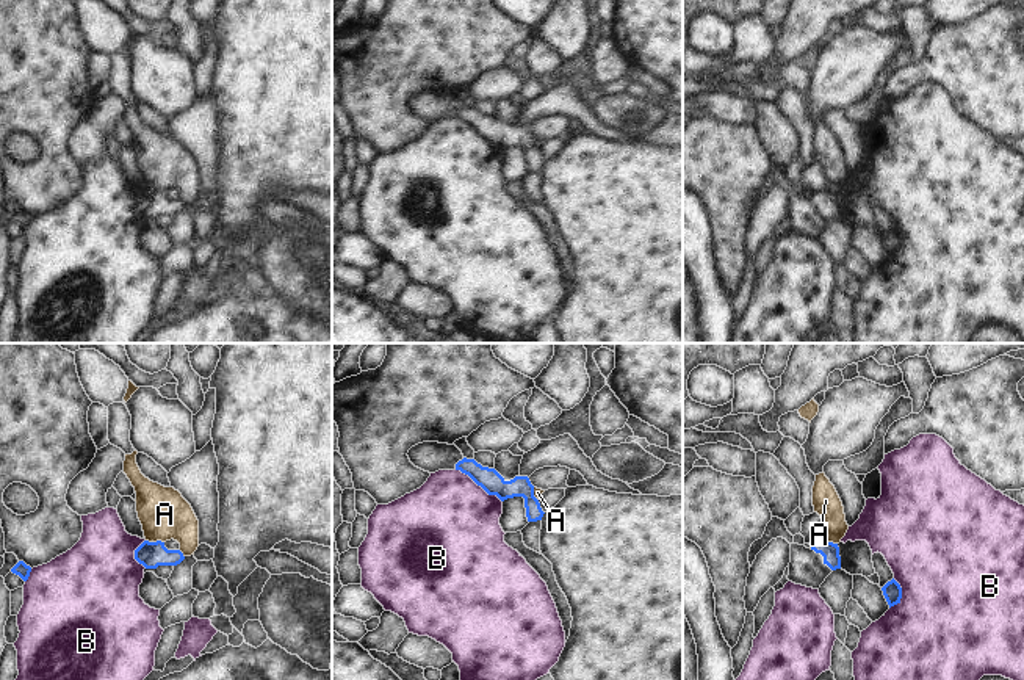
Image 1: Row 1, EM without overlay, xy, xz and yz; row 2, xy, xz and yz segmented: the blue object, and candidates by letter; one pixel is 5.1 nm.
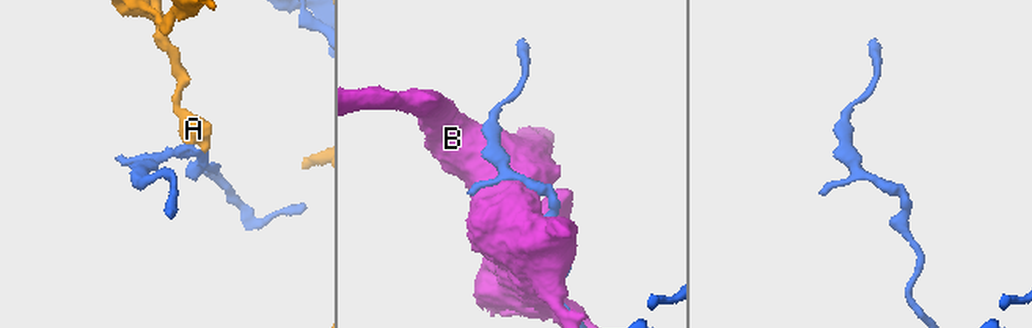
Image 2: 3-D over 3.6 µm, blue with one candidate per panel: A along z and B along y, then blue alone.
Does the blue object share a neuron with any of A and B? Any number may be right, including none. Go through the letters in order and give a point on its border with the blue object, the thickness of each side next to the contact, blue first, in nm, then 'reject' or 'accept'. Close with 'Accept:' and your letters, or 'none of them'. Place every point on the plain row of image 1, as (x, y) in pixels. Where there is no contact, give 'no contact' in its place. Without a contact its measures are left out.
A: contact xy (157, 190); calibres 140 and 260 nm; reject
B: contact xz (478, 133); calibres 110 and 500 nm; reject
Accept: none of them

